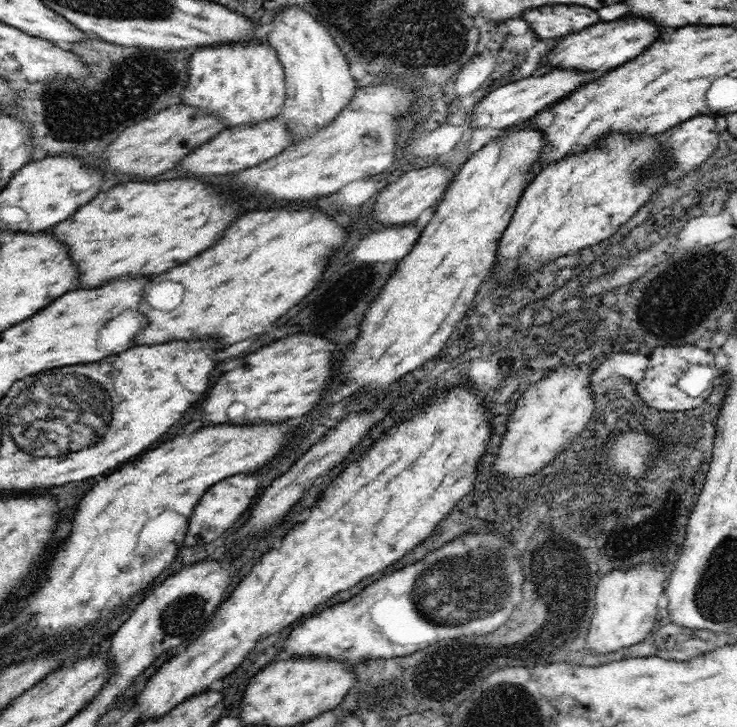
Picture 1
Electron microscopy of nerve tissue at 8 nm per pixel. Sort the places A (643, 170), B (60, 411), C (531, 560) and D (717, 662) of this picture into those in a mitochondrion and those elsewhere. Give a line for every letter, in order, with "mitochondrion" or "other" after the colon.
A: mitochondrion
B: mitochondrion
C: mitochondrion
D: other

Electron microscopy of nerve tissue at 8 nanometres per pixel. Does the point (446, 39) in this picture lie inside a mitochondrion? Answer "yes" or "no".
yes

